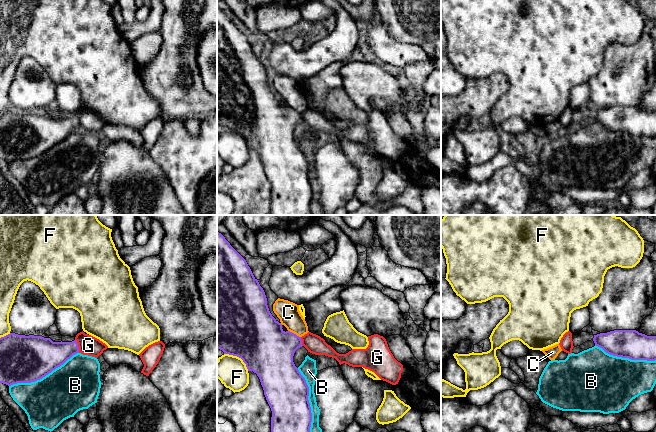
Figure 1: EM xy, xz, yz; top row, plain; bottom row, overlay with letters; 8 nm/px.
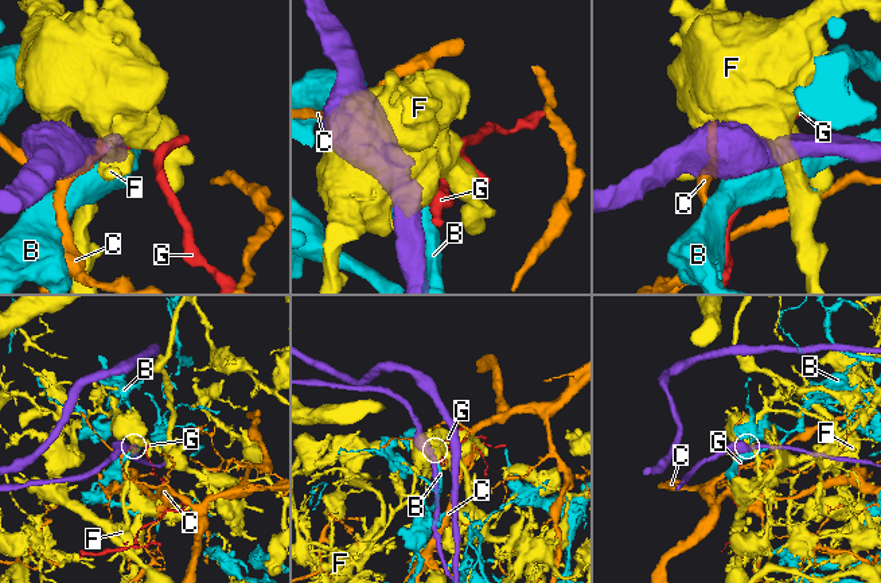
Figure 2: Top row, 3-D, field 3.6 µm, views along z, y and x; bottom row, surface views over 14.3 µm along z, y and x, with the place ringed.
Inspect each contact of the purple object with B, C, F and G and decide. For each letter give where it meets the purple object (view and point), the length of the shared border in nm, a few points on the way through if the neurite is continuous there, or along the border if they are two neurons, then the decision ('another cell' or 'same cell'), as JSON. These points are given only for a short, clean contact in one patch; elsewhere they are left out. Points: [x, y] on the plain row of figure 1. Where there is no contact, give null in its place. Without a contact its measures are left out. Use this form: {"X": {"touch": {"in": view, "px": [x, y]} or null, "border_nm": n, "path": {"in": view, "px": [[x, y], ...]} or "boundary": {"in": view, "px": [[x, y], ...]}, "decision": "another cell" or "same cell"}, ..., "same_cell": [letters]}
{"B": {"touch": {"in": "xz", "px": [309, 179]}, "border_nm": 600, "decision": "another cell"}, "C": {"touch": {"in": "xz", "px": [293, 109]}, "border_nm": 120, "decision": "another cell"}, "F": {"touch": {"in": "xz", "px": [238, 132]}, "border_nm": 240, "decision": "another cell"}, "G": {"touch": {"in": "xy", "px": [77, 122]}, "border_nm": 120, "boundary": {"in": "xy", "px": [[75, 115], [79, 128]]}, "decision": "another cell"}, "same_cell": []}

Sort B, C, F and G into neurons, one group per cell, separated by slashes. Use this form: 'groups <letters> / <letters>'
groups B / C / F / G

